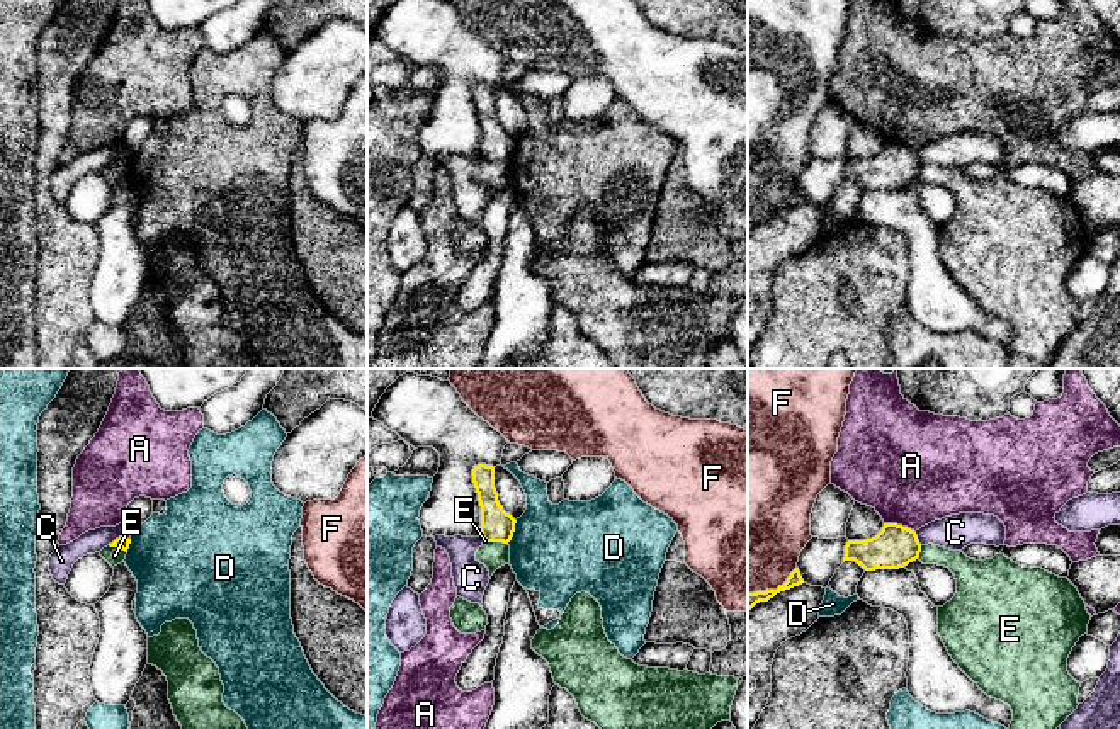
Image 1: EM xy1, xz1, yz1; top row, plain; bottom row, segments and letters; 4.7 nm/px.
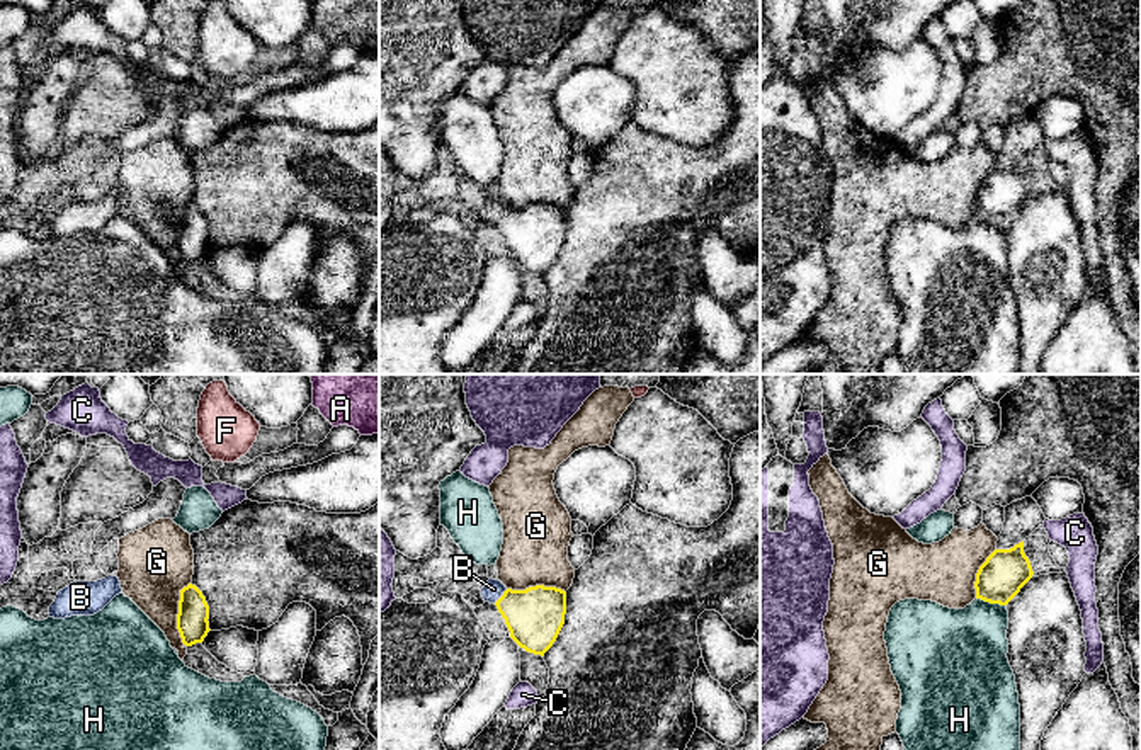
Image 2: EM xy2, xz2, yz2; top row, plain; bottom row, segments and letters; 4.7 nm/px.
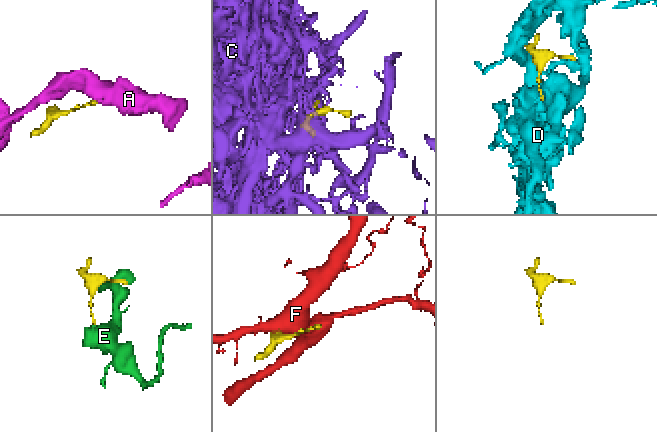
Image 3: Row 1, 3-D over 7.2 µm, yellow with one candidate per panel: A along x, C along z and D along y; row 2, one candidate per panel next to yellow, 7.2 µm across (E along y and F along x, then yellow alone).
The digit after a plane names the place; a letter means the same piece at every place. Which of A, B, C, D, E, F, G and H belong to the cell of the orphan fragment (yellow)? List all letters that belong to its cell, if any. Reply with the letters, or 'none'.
B

